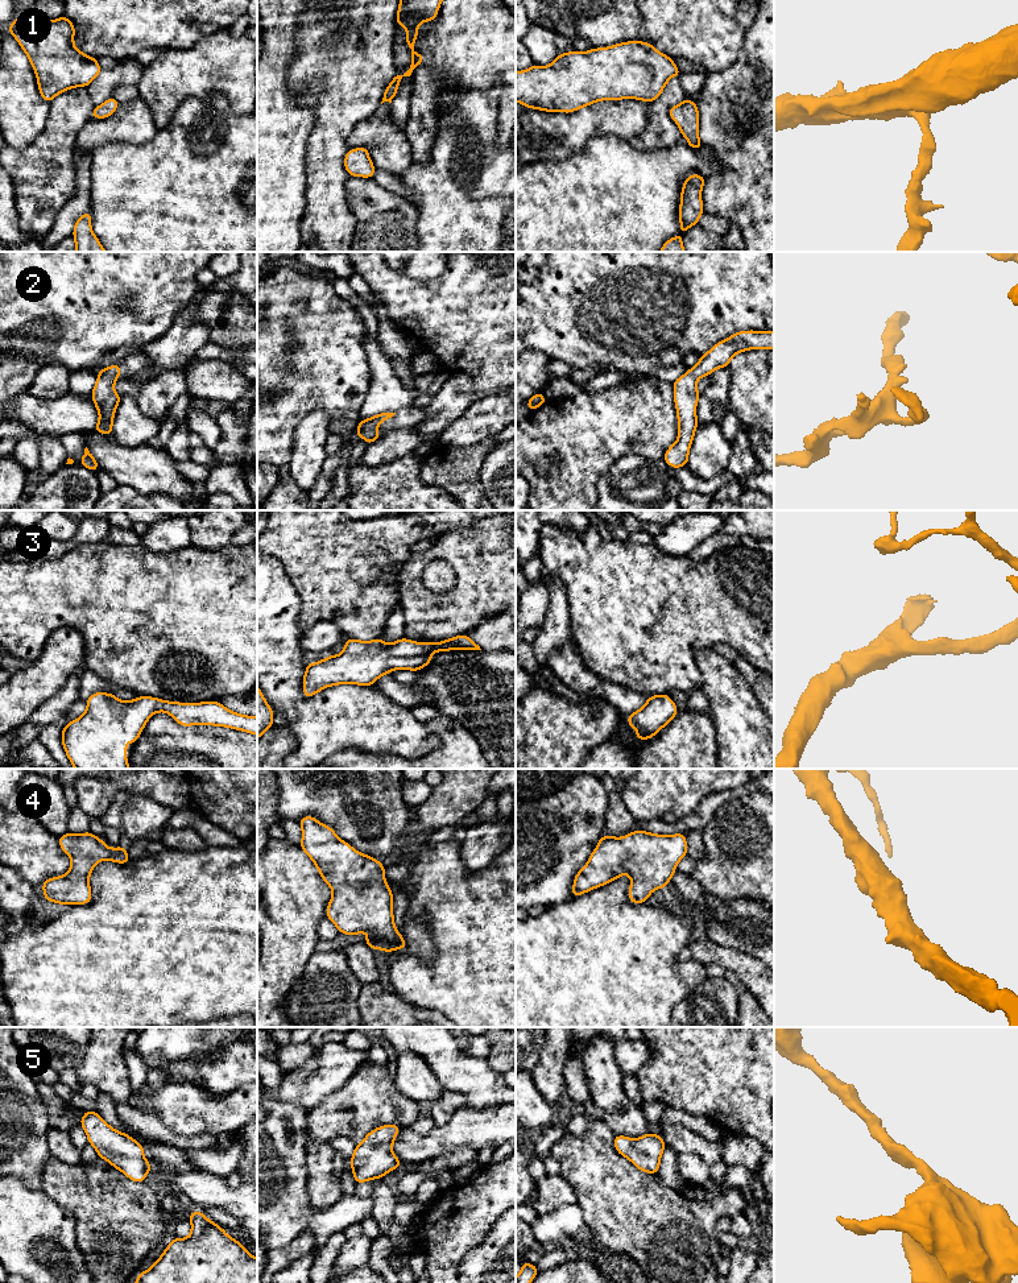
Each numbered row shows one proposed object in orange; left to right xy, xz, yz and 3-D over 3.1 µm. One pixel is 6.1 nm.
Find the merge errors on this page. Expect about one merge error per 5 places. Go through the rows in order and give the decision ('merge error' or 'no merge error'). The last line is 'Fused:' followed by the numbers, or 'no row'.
1: no merge error
2: no merge error
3: no merge error
4: no merge error
5: no merge error
Fused: no row

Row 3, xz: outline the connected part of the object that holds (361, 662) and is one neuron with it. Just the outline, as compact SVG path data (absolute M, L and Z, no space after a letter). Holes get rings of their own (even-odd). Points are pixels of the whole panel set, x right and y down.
M467 634L447 638L443 642L414 642L405 637L386 645L381 637L373 641L344 640L344 650L338 655L328 655L323 661L309 663L303 675L303 696L310 698L326 687L352 683L373 686L374 682L393 670L419 671L431 663L431 654L448 650L481 650Z

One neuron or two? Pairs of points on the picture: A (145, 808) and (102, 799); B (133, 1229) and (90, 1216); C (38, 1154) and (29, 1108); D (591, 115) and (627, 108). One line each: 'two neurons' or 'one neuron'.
A: two neurons
B: one neuron
C: one neuron
D: one neuron

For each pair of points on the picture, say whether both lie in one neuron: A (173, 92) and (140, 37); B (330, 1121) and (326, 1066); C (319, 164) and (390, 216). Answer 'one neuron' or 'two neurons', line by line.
A: two neurons
B: two neurons
C: two neurons

